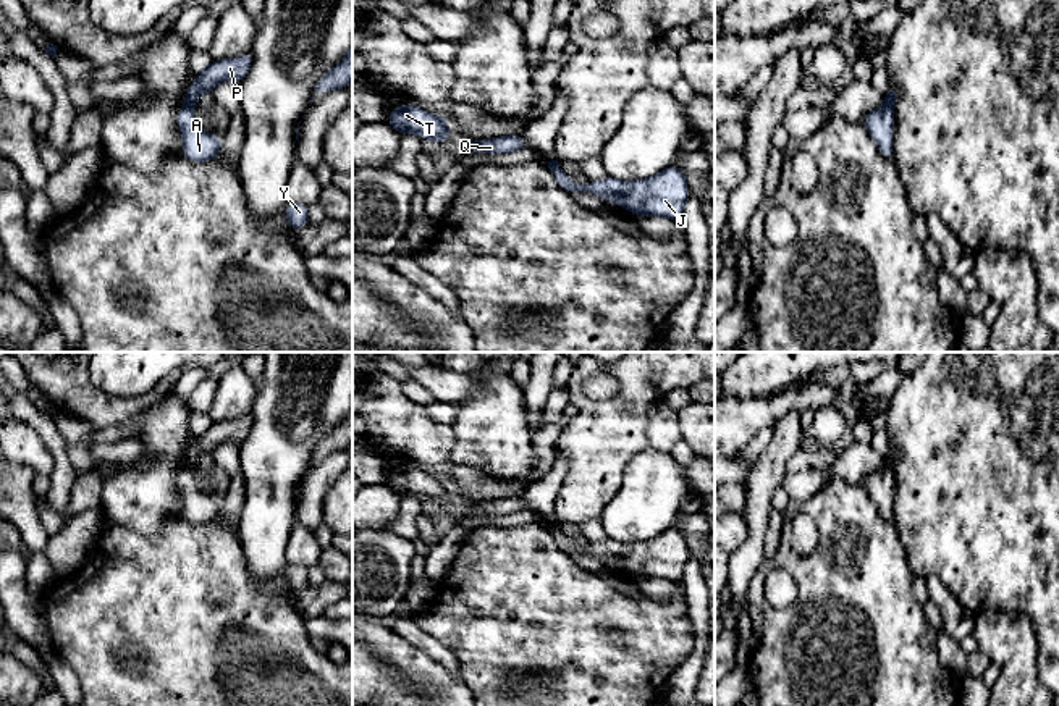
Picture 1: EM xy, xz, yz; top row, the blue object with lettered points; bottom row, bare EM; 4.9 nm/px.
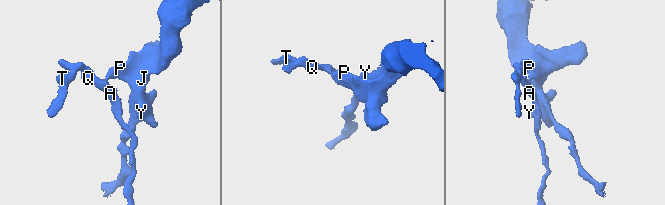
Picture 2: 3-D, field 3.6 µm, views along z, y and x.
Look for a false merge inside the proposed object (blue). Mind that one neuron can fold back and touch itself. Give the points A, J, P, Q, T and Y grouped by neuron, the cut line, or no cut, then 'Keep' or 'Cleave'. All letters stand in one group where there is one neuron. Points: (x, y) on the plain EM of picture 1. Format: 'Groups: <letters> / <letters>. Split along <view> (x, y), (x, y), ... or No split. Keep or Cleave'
Groups: A Q T / J P Y. Split along xy (186, 464), (193, 469). Cleave

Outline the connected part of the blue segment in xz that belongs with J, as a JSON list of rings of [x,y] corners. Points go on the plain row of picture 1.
[[[548,523],[558,548],[567,556],[589,554],[601,561],[611,561],[637,578],[666,578],[681,583],[689,561],[689,546],[682,532],[671,527],[652,540],[619,543],[606,538],[600,543],[587,543],[584,548],[571,543],[559,523]]]

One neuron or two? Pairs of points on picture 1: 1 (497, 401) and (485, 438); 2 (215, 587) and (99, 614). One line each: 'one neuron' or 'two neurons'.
1: one neuron
2: one neuron

